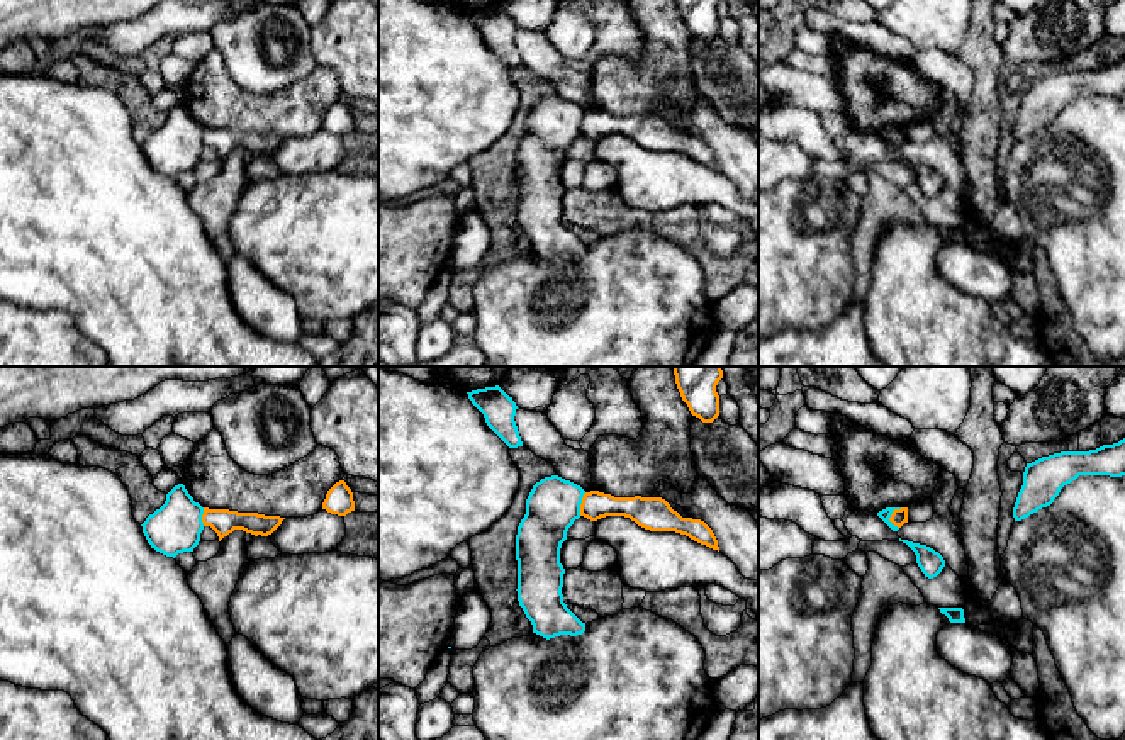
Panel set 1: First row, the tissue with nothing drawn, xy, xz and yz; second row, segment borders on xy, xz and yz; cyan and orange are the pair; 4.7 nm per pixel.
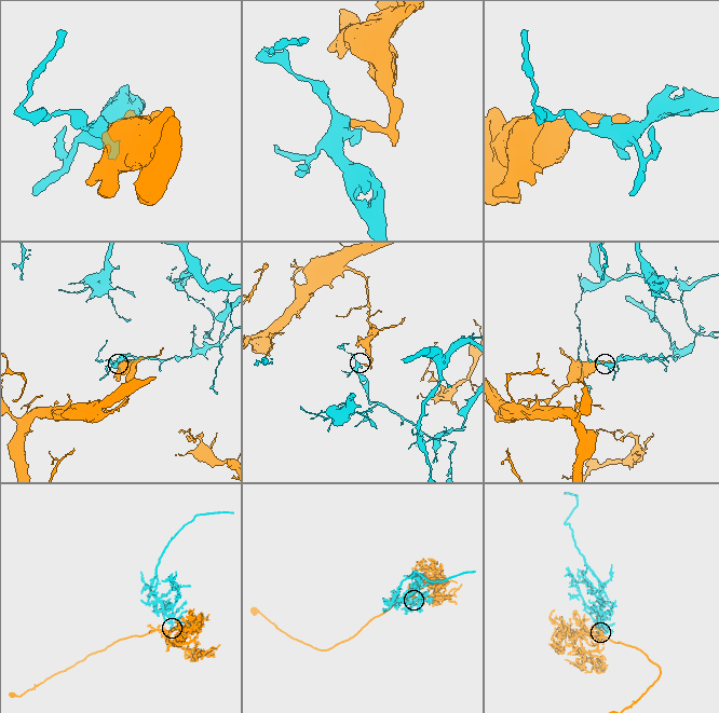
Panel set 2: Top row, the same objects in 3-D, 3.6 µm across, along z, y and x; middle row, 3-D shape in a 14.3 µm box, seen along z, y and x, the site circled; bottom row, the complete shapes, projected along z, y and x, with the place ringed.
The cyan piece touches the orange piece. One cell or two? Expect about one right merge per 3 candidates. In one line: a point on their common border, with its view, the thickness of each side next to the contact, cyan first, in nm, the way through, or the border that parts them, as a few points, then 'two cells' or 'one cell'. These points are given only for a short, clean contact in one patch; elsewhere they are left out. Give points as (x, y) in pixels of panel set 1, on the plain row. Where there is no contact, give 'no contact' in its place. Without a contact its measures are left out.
yz (889, 136) | 60/80 nm | along yz (895, 128), (889, 140), (898, 148) | two cells

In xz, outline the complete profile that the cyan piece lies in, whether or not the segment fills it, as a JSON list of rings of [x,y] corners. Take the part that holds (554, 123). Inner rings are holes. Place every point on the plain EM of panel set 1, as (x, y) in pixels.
[[[558,95],[536,102],[526,119],[526,134],[518,146],[518,221],[533,244],[533,253],[550,260],[577,256],[582,243],[563,222],[560,168],[567,151],[580,137],[585,110]]]

